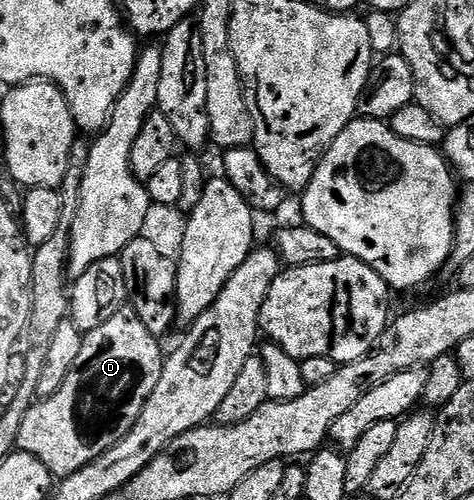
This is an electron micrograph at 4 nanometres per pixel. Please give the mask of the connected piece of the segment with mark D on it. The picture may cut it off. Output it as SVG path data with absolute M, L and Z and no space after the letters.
M131 309L117 311L99 329L88 332L67 381L54 395L27 409L17 447L43 461L55 477L79 473L83 465L91 465L95 457L107 453L111 445L131 433L147 397L159 385L166 356L163 351L161 355L157 343L158 336L147 333L147 325Z

